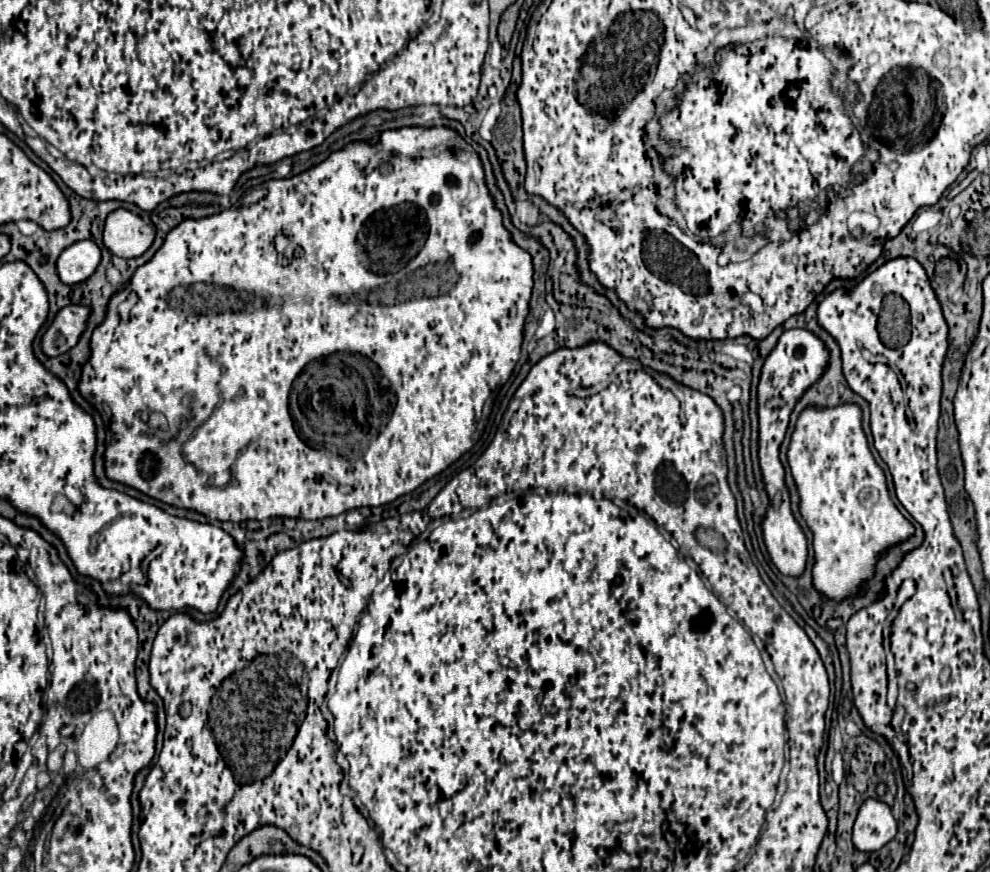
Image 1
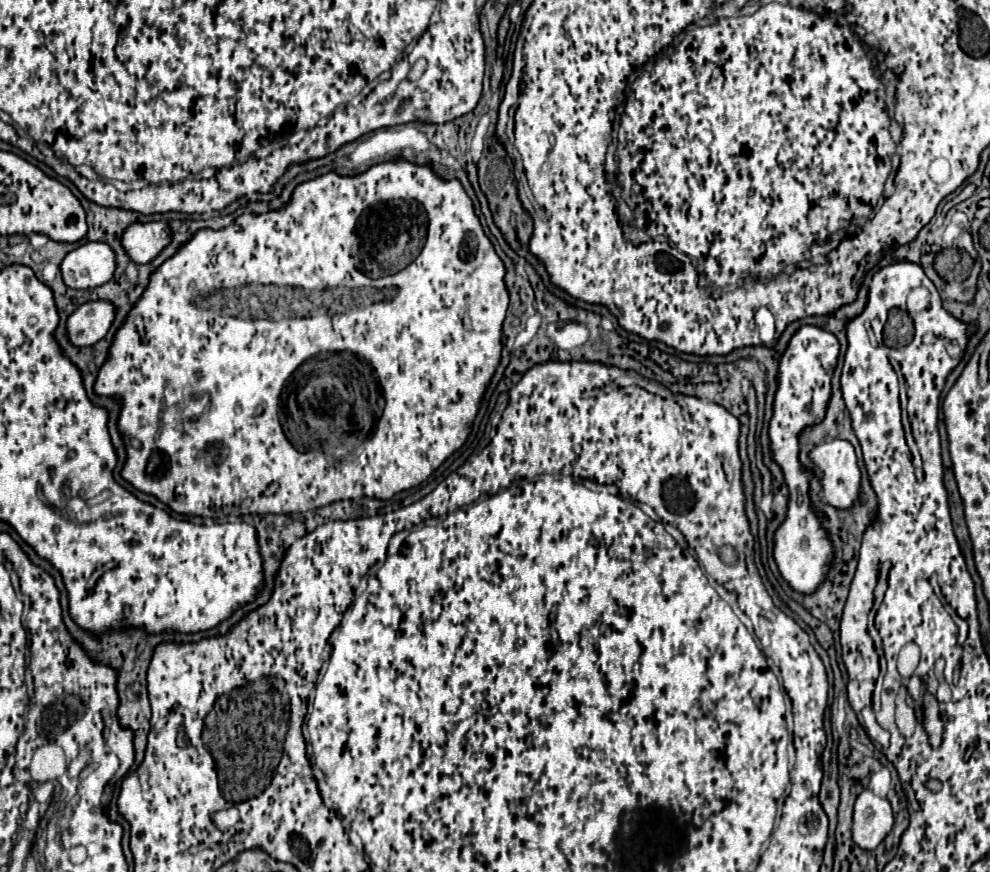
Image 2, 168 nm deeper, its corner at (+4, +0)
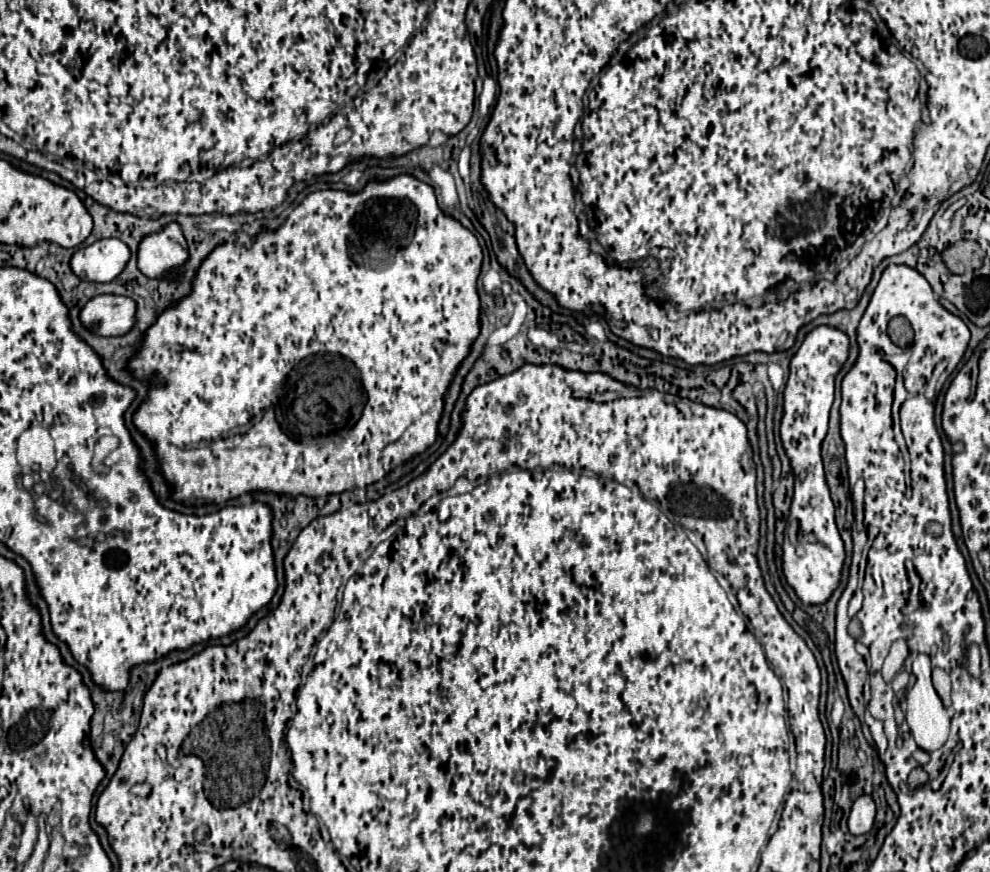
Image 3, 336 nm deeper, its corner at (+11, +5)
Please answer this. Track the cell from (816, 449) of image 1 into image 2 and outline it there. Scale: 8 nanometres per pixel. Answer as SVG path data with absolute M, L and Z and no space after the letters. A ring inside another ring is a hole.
M828 440L810 452L824 472L822 498L836 508L850 508L860 496L860 468L850 442Z

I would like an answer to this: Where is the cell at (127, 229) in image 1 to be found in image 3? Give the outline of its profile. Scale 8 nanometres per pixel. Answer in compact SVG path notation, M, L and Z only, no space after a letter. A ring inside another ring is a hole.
M177 221L157 231L157 235L145 235L137 253L137 267L147 277L171 277L175 267L187 259L187 243Z

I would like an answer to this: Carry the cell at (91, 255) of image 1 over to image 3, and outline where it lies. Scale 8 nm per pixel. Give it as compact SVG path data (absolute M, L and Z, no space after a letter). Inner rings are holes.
M99 239L89 247L81 247L69 265L79 279L109 283L123 271L129 255L129 247L119 239Z

